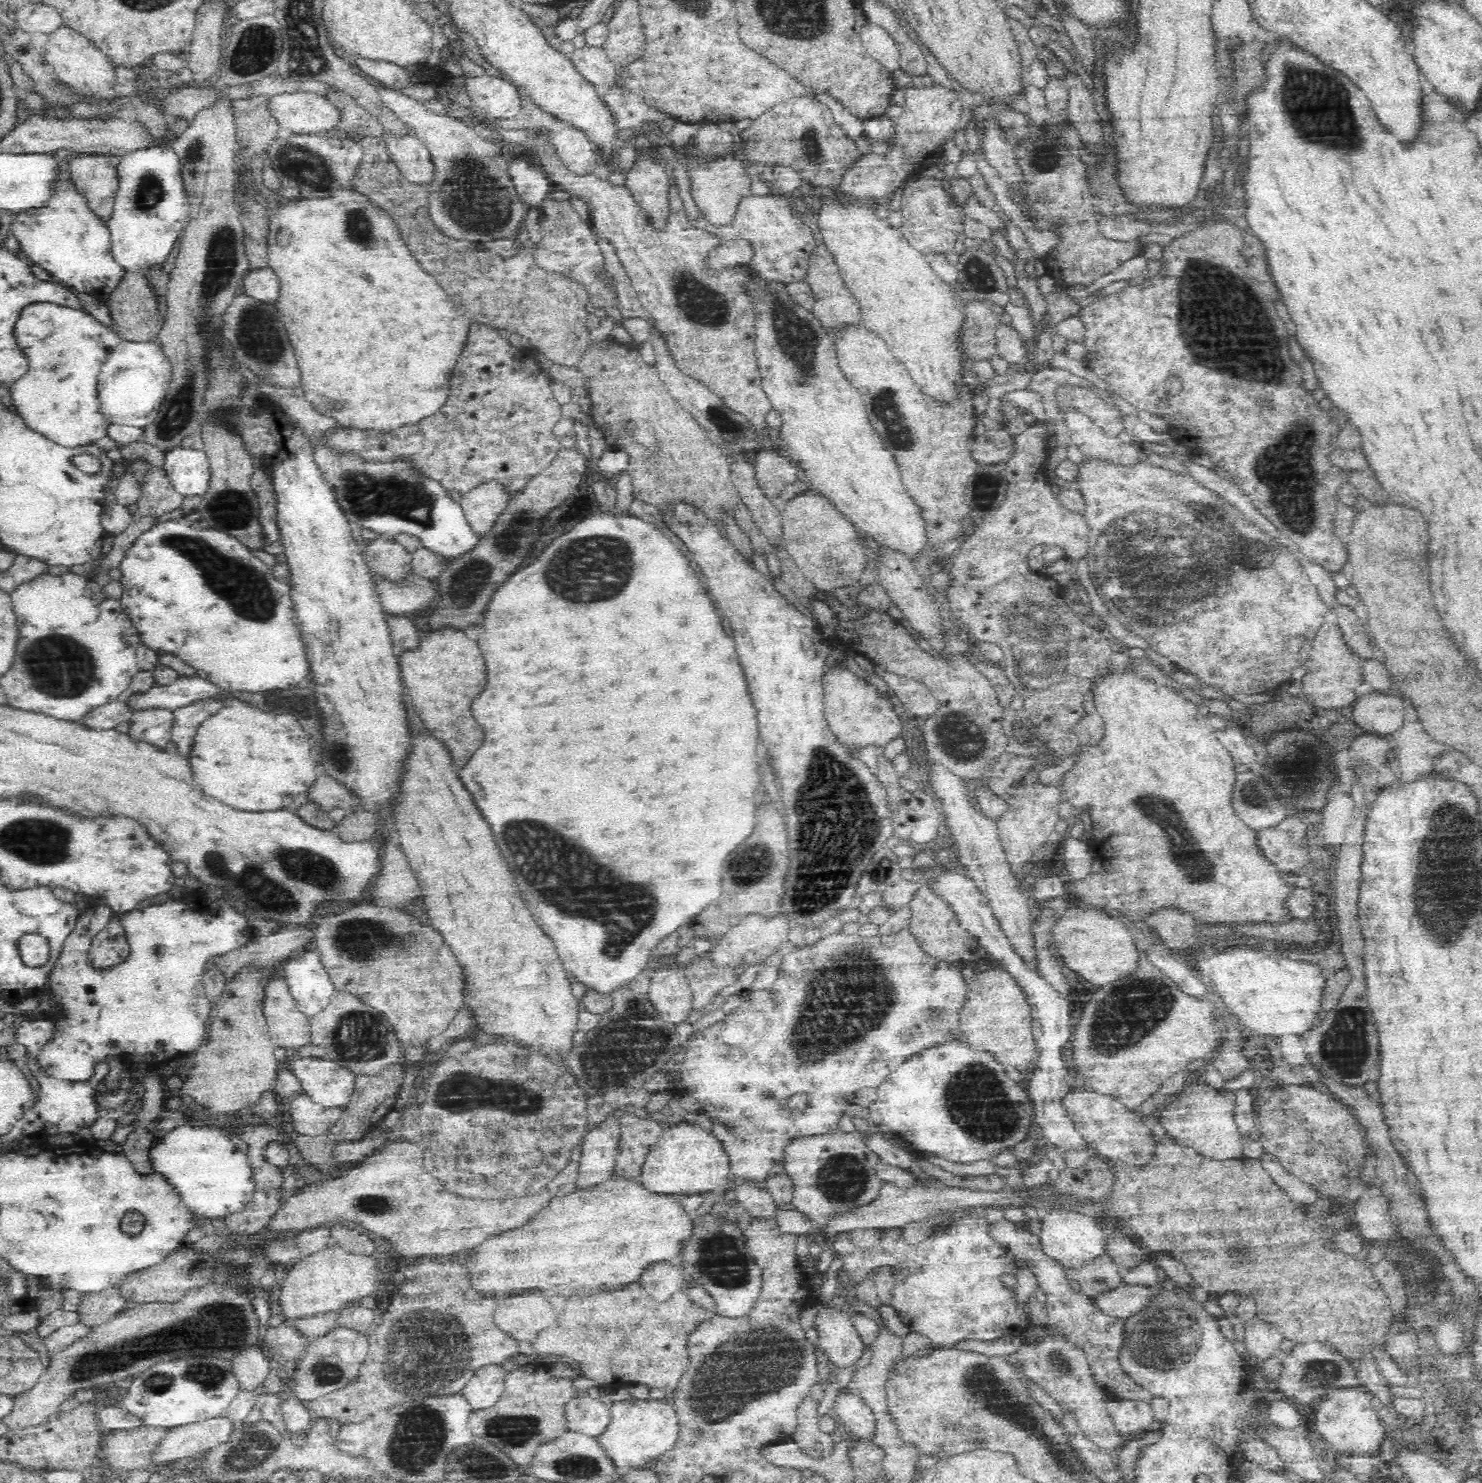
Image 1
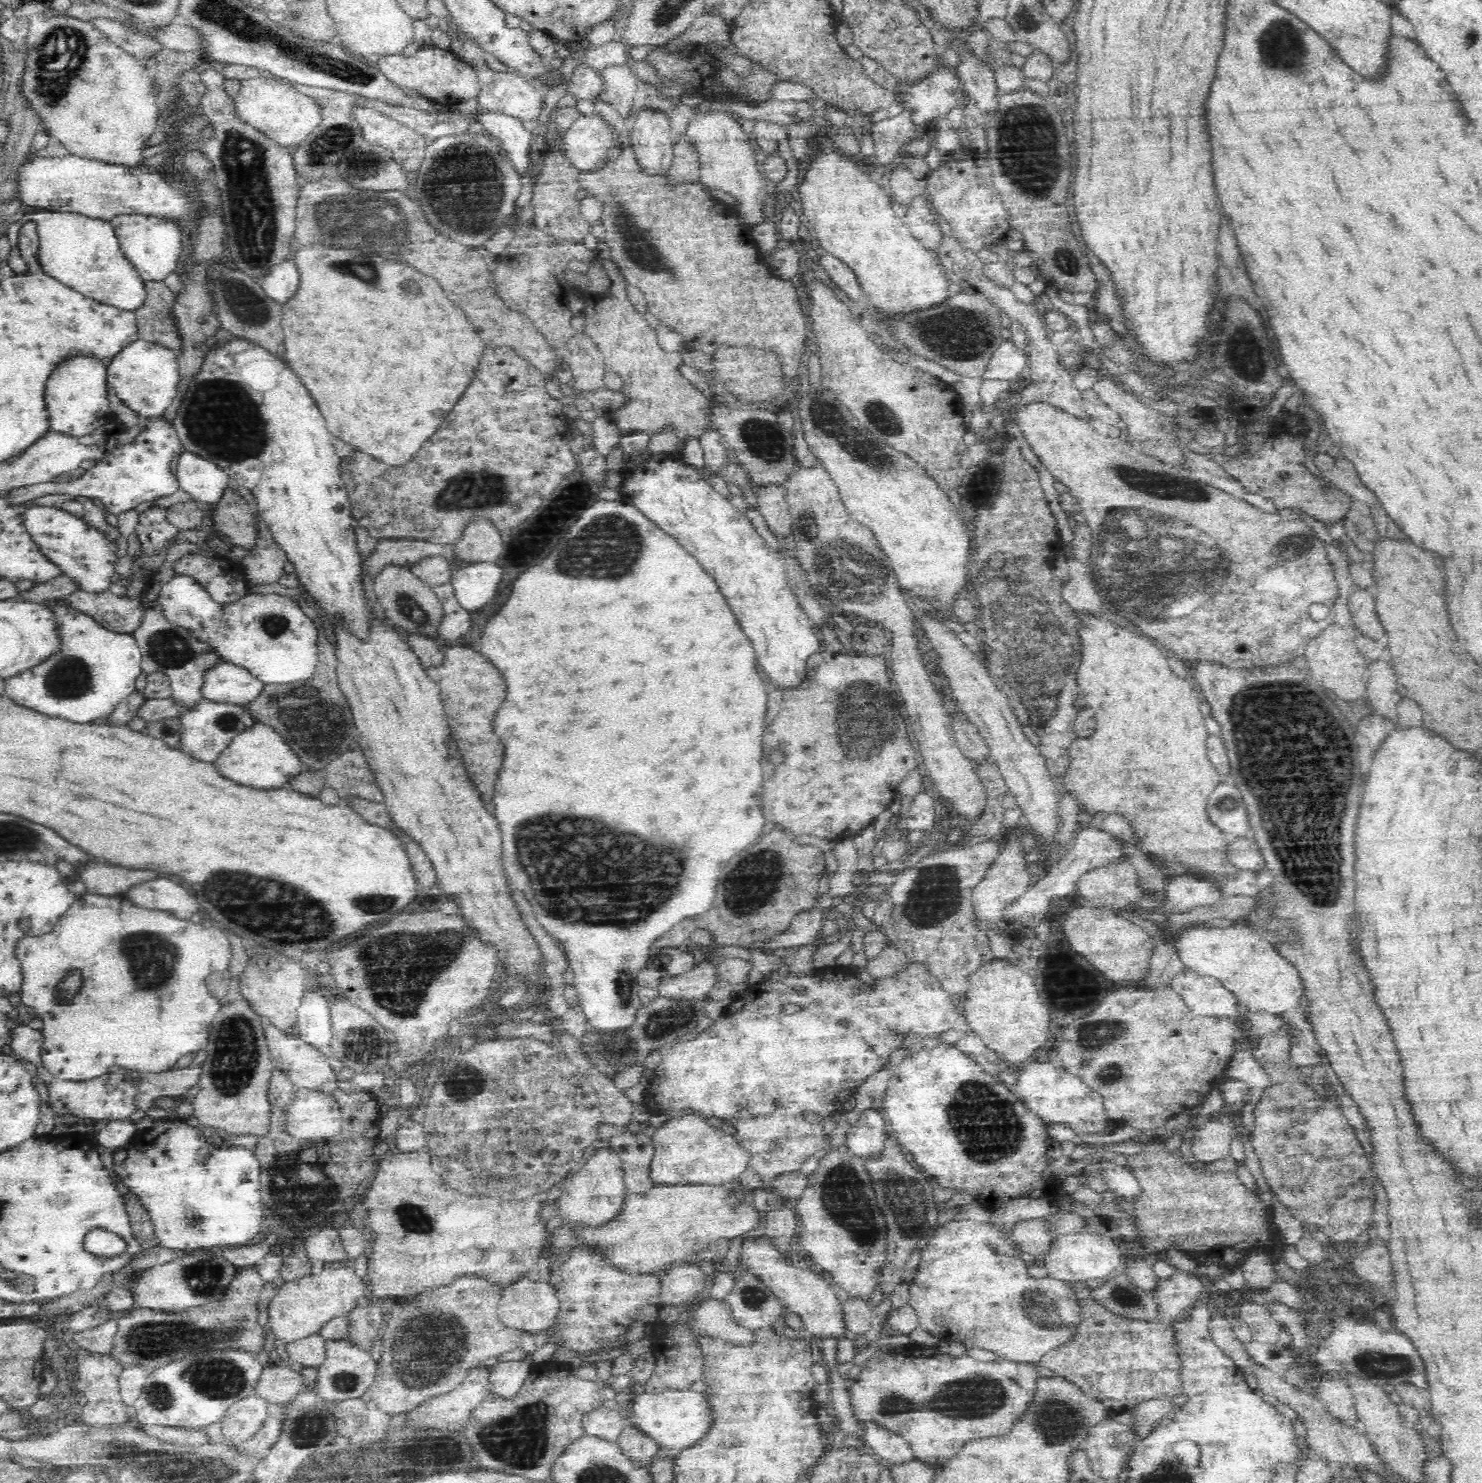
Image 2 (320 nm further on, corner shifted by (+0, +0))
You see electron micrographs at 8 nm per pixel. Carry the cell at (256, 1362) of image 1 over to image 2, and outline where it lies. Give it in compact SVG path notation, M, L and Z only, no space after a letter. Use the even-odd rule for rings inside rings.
M263 1366L255 1382L253 1394L263 1398L267 1403L282 1404L294 1399L305 1389L303 1376L289 1366Z

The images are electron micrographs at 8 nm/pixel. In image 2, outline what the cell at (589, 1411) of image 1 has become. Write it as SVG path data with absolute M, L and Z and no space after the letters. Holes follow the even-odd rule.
M600 1407L588 1411L582 1417L584 1435L602 1438L617 1443L623 1432L627 1417L619 1408L608 1409Z

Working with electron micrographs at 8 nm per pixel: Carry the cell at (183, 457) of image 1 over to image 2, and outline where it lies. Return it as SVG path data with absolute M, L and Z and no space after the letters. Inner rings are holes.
M180 452L179 456L176 480L180 490L190 494L198 503L214 506L232 484L229 475L192 452Z

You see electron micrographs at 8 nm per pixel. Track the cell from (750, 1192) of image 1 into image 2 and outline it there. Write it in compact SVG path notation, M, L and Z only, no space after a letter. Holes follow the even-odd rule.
M789 1204L784 1208L778 1208L778 1210L768 1211L765 1215L766 1223L760 1226L758 1232L787 1247L798 1225L796 1211L792 1205Z

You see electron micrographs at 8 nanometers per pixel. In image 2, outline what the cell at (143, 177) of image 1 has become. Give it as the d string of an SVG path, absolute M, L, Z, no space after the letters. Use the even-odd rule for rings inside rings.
M118 213L111 223L114 225L114 232L118 237L122 252L140 278L144 281L163 281L170 273L174 273L184 250L182 246L184 236L177 220L172 217L162 217L162 215Z

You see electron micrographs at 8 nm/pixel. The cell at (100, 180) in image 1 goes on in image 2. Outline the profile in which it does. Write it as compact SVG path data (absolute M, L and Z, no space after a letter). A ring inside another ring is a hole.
M38 13L29 18L30 33L24 40L29 54L26 74L22 78L22 91L30 98L28 101L32 102L32 107L36 108L42 126L61 142L70 155L106 164L121 164L127 168L139 167L144 159L142 150L146 147L145 143L161 126L152 72L99 32L92 23L66 17L46 21ZM44 76L48 80L44 80ZM52 76L62 76L62 80L54 84L54 80L50 80Z

